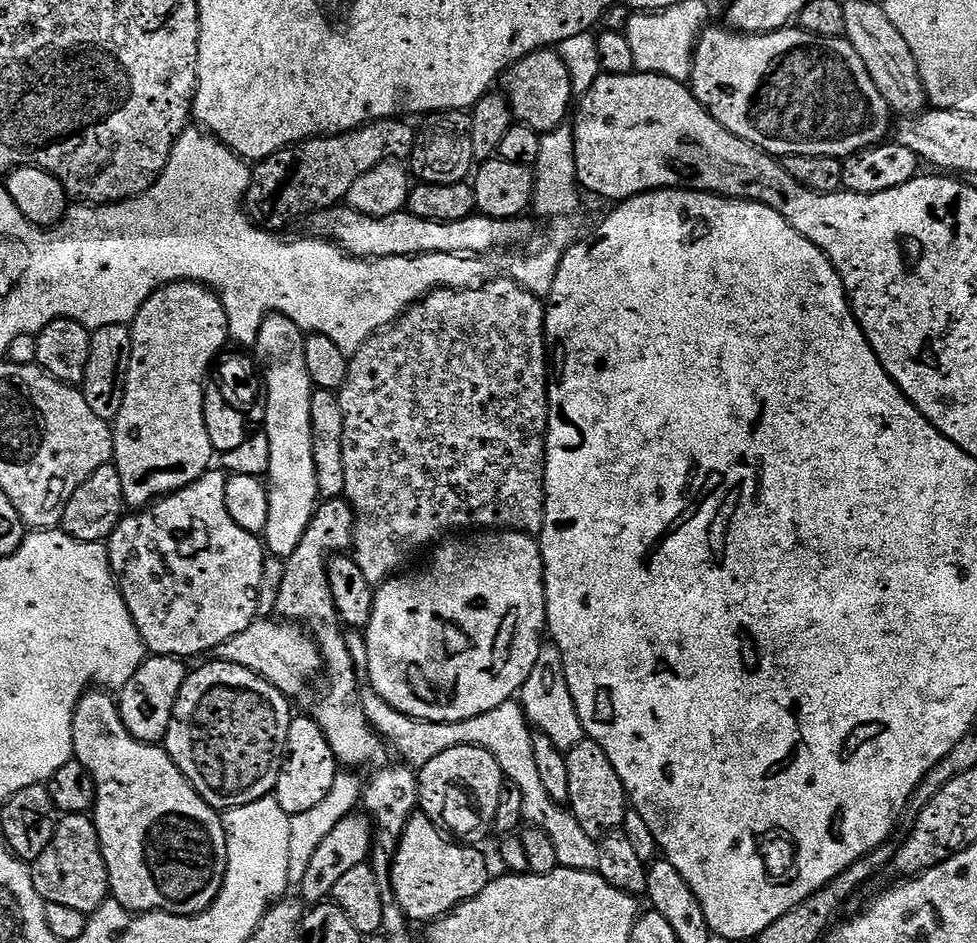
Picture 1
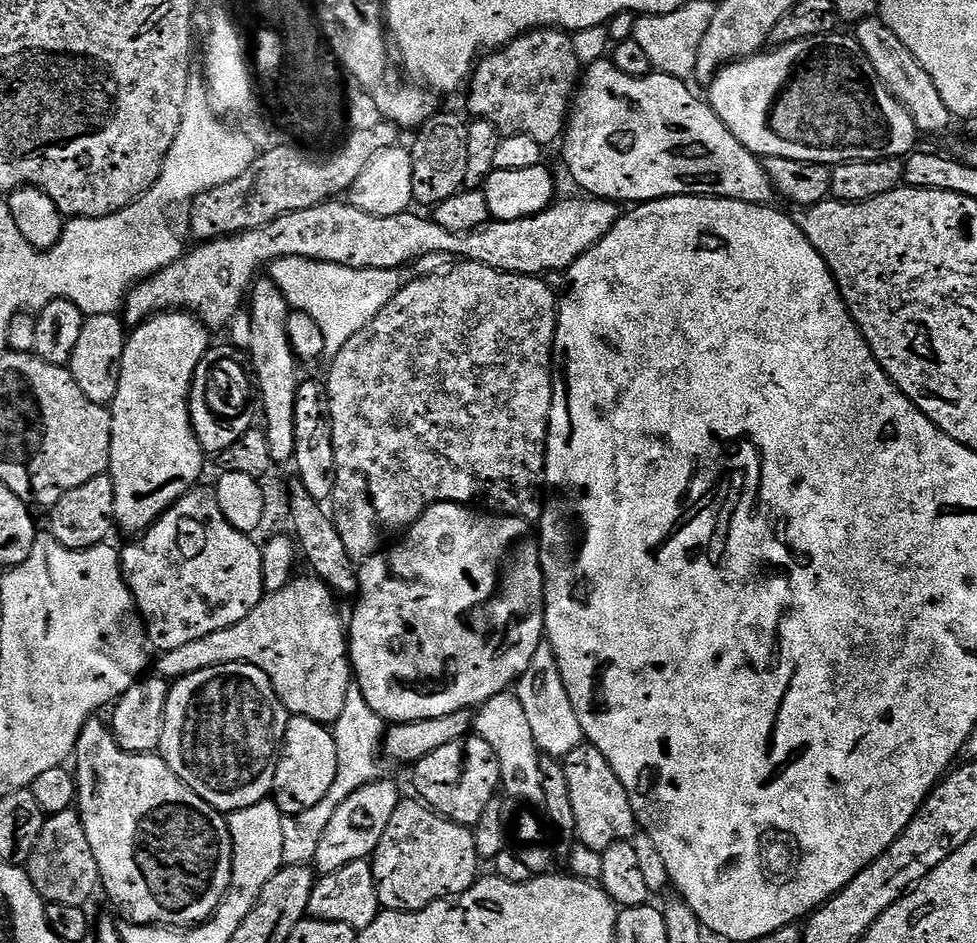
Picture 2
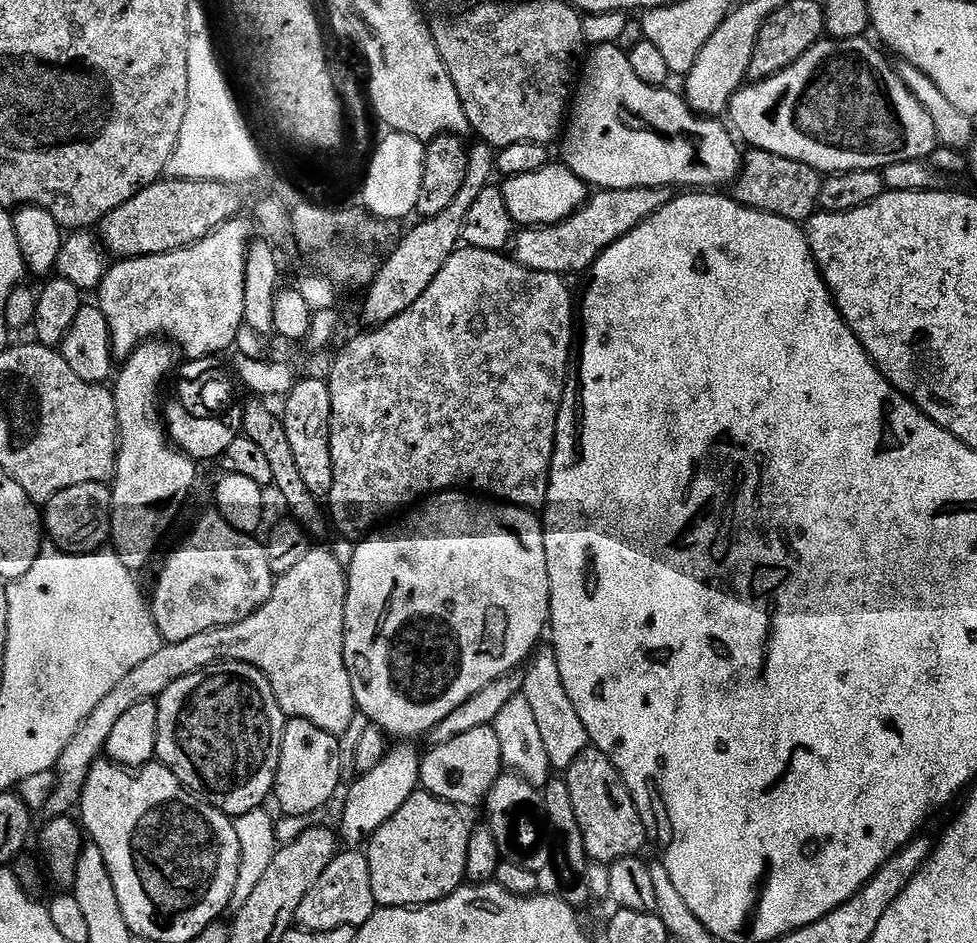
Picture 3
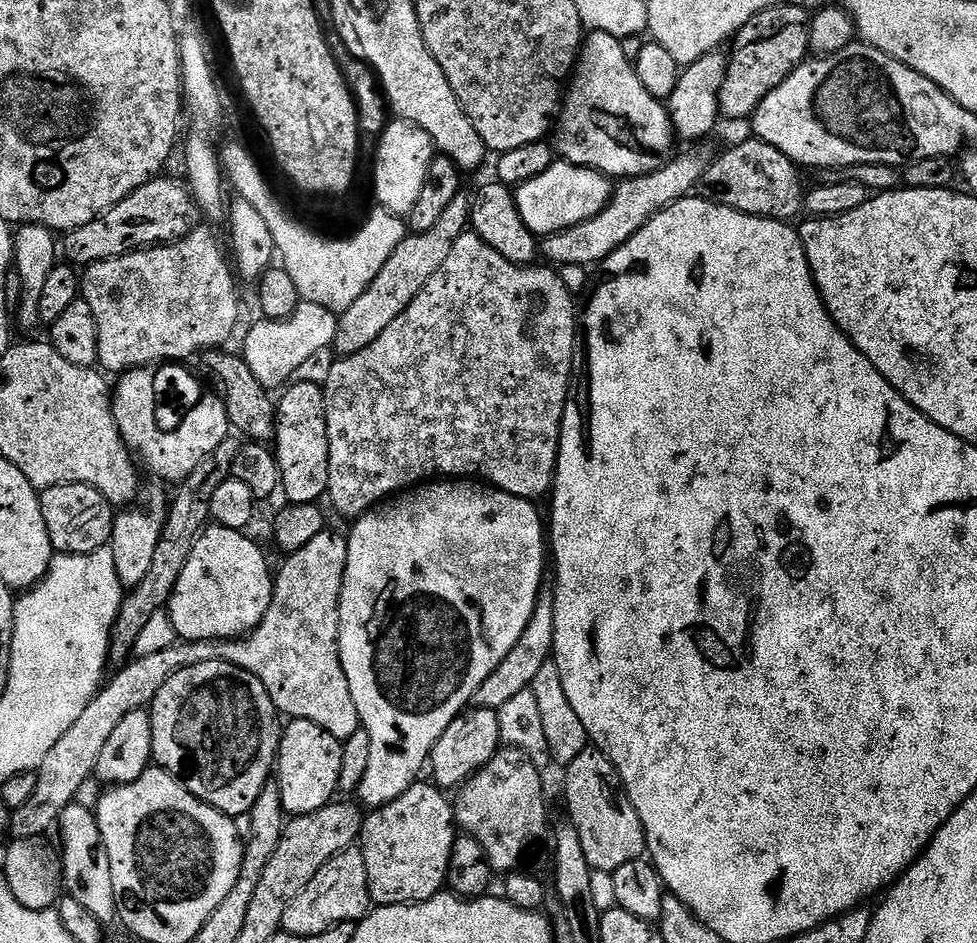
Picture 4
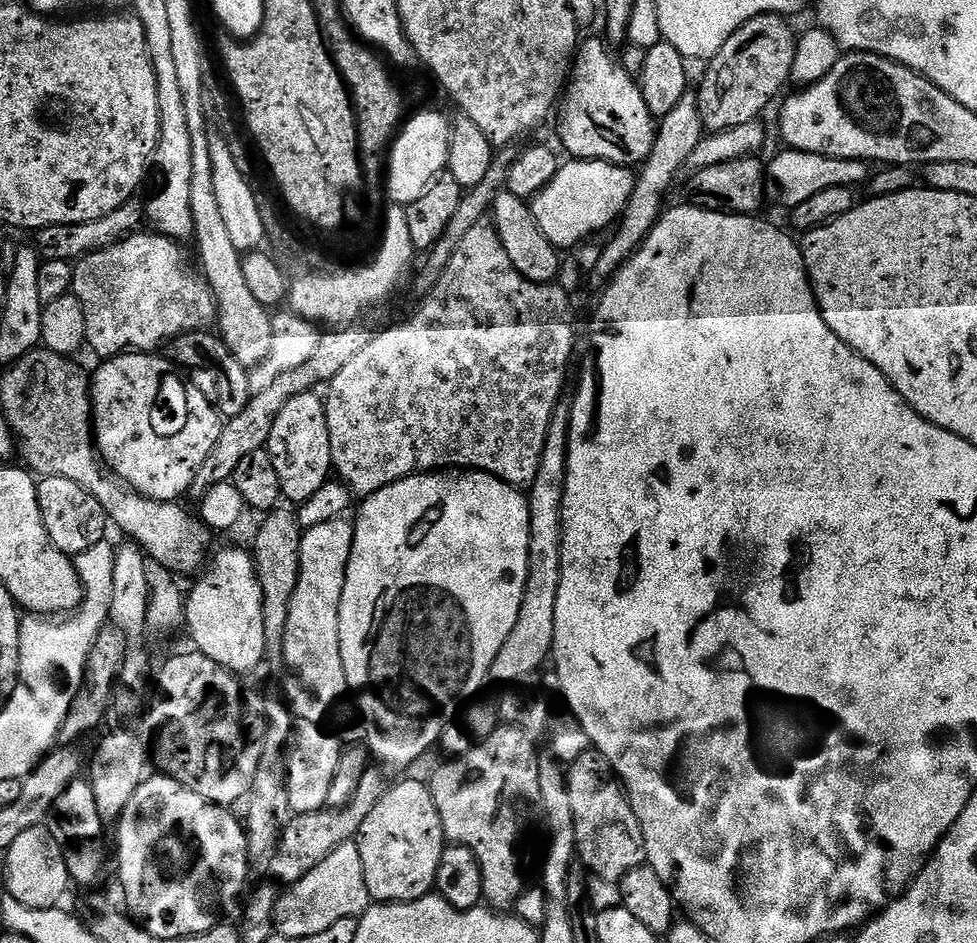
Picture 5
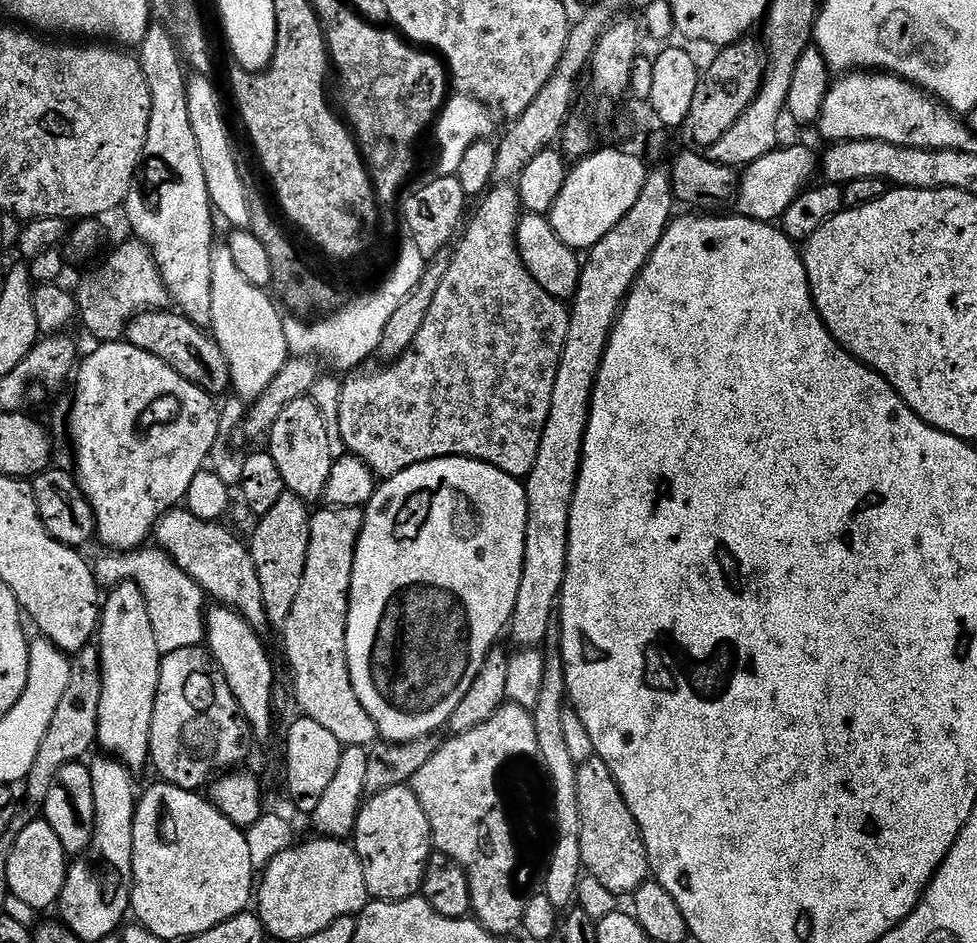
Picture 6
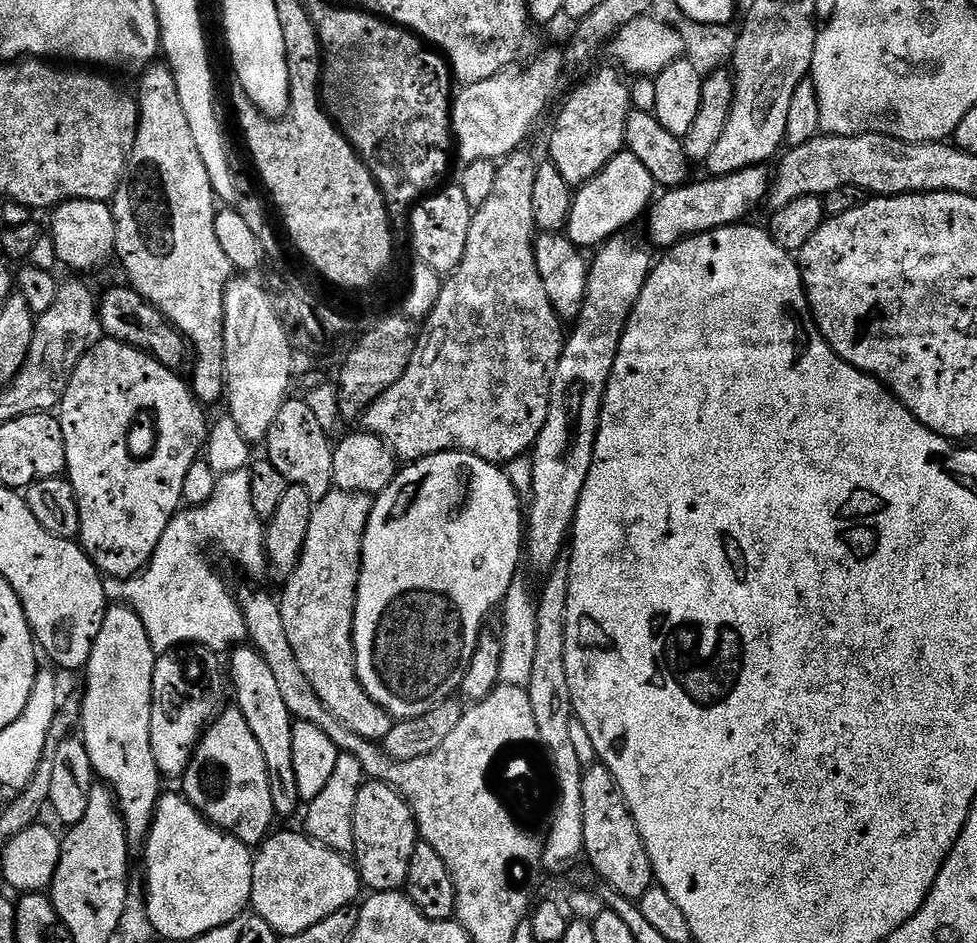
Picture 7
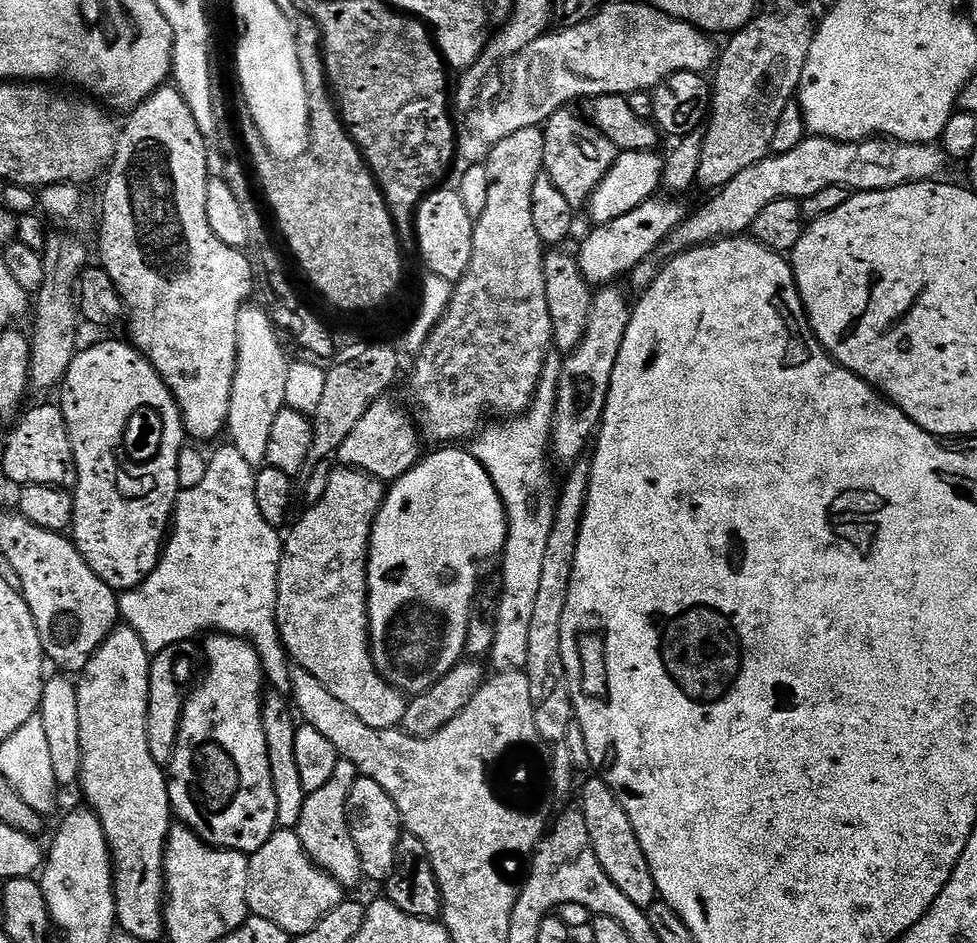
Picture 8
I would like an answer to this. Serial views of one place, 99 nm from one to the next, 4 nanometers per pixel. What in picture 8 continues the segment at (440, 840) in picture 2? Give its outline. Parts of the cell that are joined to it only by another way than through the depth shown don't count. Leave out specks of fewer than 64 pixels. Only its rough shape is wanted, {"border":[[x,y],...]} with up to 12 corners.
{"border":[[357,775],[350,838],[364,880],[391,880],[402,835],[398,806]]}

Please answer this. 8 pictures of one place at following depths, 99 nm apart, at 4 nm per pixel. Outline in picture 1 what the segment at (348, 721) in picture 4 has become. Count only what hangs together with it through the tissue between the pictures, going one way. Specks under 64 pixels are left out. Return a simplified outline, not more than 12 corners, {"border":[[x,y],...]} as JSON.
{"border":[[258,618],[214,656],[289,698],[324,667],[301,625]]}

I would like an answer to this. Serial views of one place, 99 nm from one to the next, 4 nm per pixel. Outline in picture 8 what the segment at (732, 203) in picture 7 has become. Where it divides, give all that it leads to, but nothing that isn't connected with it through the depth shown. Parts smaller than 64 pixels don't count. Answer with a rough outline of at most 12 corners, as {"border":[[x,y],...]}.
{"border":[[679,199],[648,200],[593,227],[578,259],[608,286],[653,255],[686,219]]}

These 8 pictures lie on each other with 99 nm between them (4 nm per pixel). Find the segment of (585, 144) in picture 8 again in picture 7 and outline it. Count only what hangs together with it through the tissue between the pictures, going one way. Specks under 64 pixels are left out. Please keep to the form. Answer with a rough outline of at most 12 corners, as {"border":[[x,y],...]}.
{"border":[[600,68],[564,100],[547,159],[592,180],[626,148],[629,85]]}

